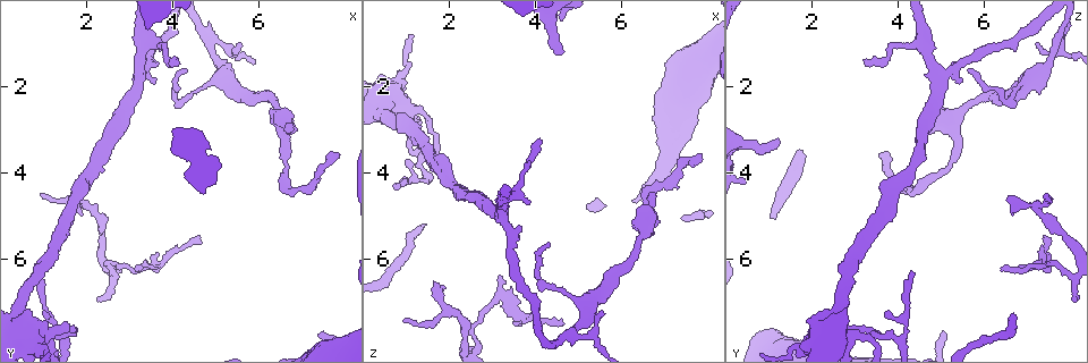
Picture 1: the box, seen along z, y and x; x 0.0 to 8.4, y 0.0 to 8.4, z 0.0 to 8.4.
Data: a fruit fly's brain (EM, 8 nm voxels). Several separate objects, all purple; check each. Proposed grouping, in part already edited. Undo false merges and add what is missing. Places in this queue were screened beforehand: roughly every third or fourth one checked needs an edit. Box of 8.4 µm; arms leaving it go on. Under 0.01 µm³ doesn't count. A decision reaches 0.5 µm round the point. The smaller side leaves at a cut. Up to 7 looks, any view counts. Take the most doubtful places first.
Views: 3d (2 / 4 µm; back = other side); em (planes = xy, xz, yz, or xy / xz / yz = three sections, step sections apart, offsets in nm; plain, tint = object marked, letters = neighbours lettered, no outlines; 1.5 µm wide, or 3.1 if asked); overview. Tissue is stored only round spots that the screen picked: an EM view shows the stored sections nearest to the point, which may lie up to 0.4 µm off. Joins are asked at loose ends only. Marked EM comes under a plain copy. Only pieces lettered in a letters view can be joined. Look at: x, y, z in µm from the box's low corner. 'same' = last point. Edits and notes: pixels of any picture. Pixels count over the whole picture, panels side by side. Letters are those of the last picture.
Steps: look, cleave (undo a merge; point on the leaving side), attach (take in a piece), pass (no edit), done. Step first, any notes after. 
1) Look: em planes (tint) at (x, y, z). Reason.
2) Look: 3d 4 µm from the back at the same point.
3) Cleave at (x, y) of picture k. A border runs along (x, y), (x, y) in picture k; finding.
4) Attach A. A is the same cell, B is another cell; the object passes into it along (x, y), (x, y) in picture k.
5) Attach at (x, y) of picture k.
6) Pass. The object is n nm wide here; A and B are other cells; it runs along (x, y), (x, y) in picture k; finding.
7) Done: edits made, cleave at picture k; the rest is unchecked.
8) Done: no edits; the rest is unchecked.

Look: 3d 2 µm from the back at (4.60, 3.25, 1.30). An open end.

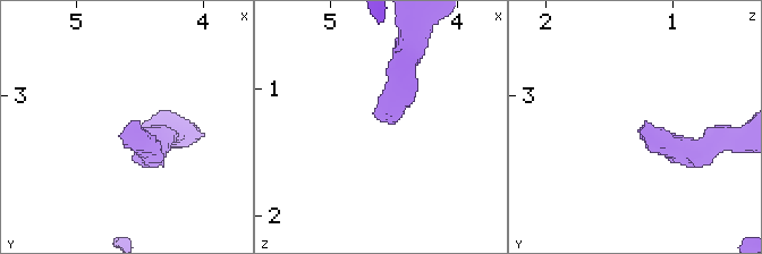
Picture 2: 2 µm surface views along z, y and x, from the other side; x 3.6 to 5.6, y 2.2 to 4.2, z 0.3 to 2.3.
Look: em planes (letters) at (4.58, 3.28, 1.28).

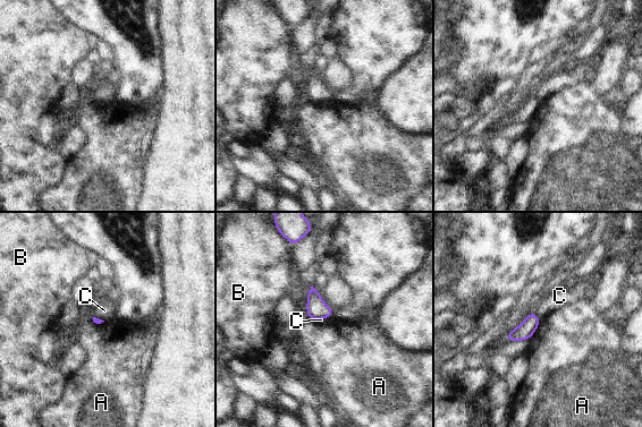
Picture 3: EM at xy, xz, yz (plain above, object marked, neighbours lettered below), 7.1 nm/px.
Pass. A, B and C are other cells; a border runs along (540, 321), (530, 338) in picture 3; no lettered piece goes on from it.

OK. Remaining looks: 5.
Look: em xy step 4 (tint) at (6.75, 2.95, 4.40). An open end.

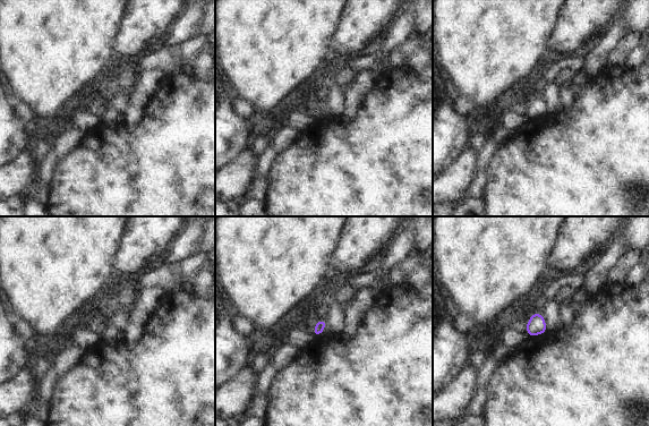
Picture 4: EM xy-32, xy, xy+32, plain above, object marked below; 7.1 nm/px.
Look: em planes (letters) at the same point. Cut it another way.

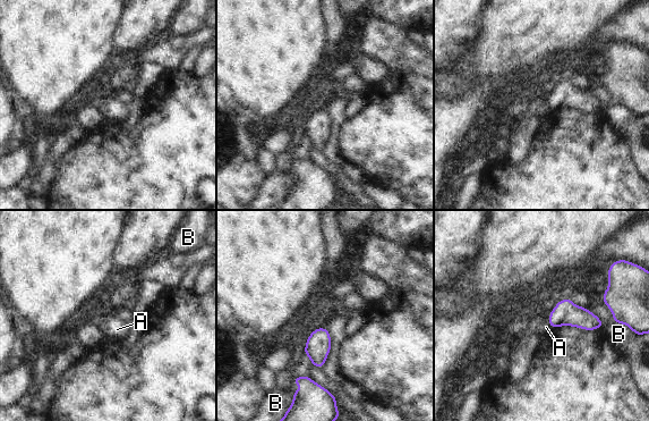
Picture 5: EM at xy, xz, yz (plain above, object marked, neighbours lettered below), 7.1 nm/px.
Pass. A and B are other cells; a border runs along (548, 322), (551, 328) in picture 5; no lettered piece goes on from it.

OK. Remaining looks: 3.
Look: 3d 2 µm from the back at (1.95, 4.80, 7.15). Narrows sharply.

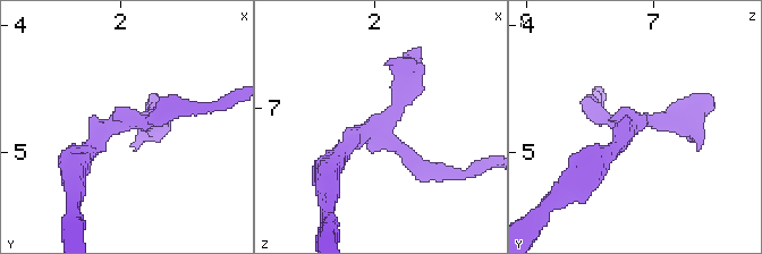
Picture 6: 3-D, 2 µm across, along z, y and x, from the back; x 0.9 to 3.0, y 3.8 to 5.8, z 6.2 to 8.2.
Look: em planes (letters) at (2.00, 4.80, 7.20). Now the EM.

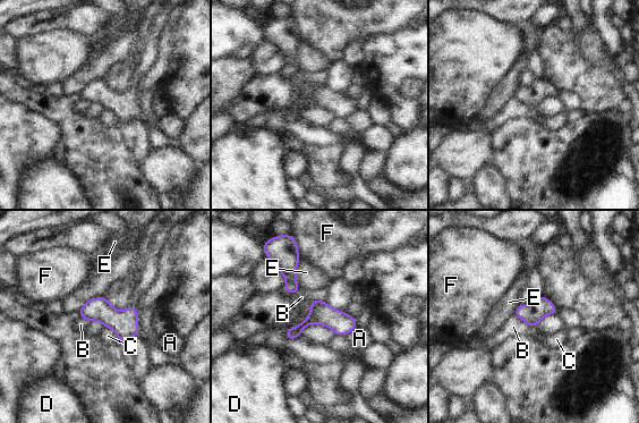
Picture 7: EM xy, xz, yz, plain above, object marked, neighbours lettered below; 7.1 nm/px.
Pass. The longest contact is with B, 320 nm; A, B, C, D, E and F are other cells; a border runs along (104, 326), (116, 333), (118, 340) in picture 7; all the same neuron.

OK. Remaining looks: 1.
Done: no edits; the rest is unchecked.

